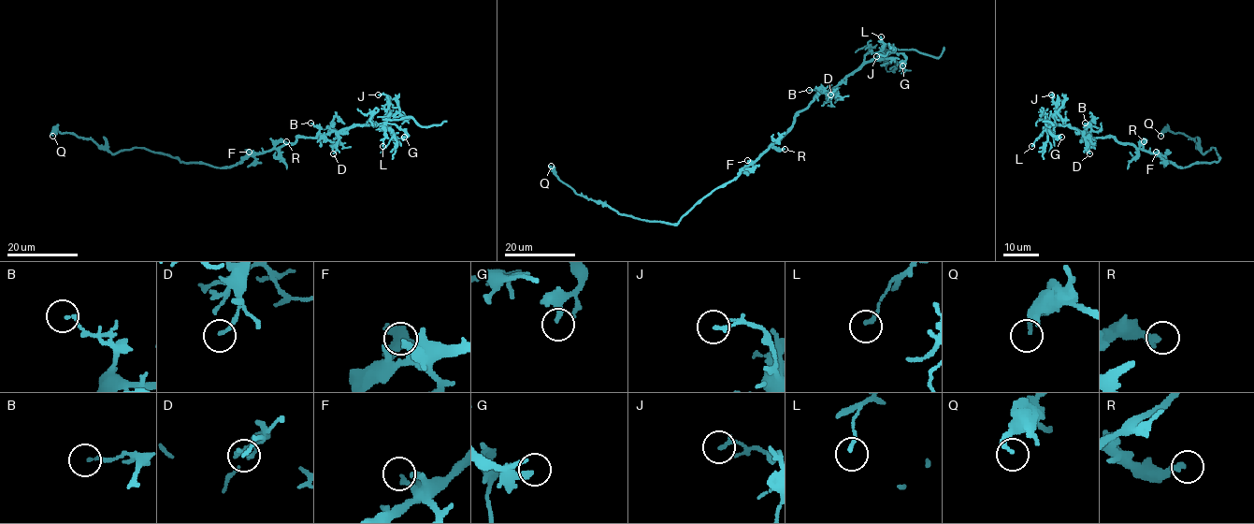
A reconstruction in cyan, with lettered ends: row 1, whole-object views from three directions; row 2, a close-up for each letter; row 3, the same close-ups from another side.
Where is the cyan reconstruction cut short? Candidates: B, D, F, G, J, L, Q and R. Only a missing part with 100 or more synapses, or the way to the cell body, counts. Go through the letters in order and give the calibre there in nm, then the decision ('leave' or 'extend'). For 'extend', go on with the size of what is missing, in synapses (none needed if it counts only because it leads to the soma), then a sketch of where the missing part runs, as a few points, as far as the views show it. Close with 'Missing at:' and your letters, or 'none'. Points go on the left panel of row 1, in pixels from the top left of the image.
B: 130 nm | leave
D: 130 nm | leave
F: 240 nm | leave
G: 240 nm | leave
J: 170 nm | leave
L: 170 nm | leave
Q: 150 nm | leave
R: 280 nm | leave
Missing at: none

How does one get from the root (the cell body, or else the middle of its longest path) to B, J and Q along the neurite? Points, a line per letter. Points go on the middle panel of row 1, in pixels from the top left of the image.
B: (754, 163), (787, 131), (794, 117), (813, 99), (816, 90), (809, 90)
J: (754, 163), (787, 131), (794, 117), (815, 95), (834, 89), (867, 62), (886, 61), (886, 57), (876, 56)
Q: (754, 163), (700, 198), (677, 224), (620, 214), (604, 204), (578, 195), (558, 178), (551, 166)

